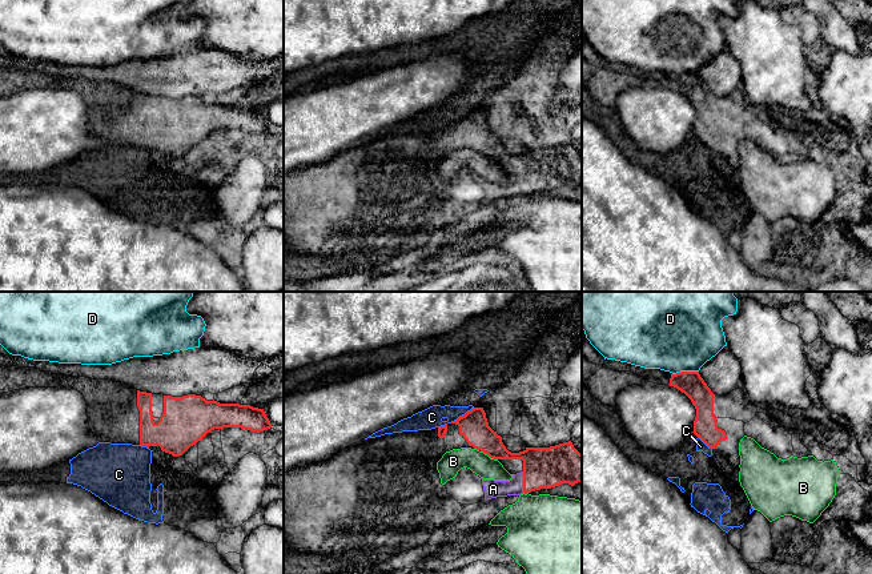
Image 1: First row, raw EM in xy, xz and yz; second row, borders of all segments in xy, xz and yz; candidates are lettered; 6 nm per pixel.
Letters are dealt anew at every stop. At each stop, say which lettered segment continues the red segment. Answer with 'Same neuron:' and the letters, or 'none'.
Same neuron: A

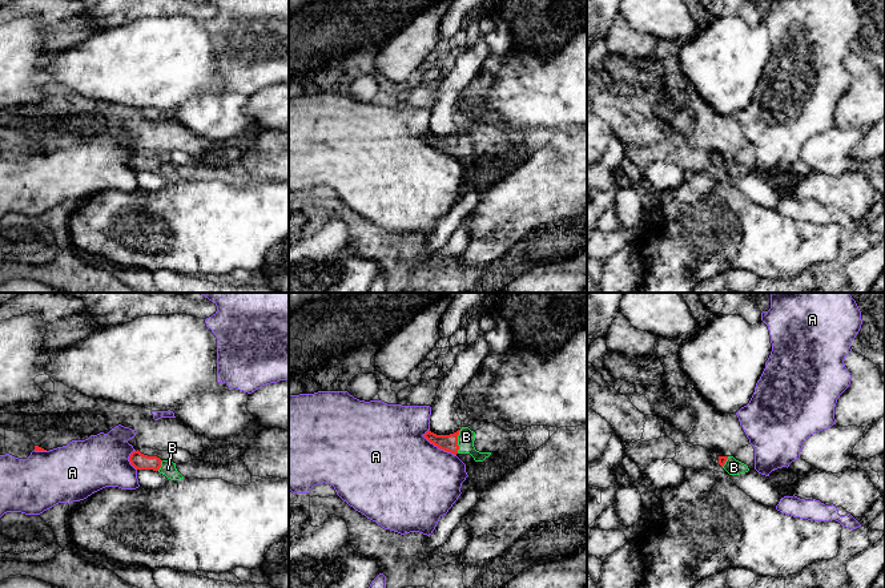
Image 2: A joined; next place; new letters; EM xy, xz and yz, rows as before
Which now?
Same neuron: B

